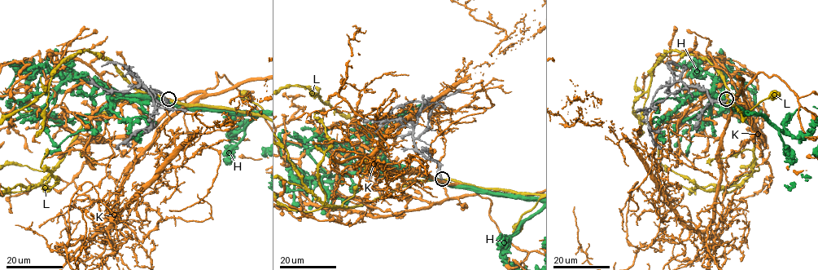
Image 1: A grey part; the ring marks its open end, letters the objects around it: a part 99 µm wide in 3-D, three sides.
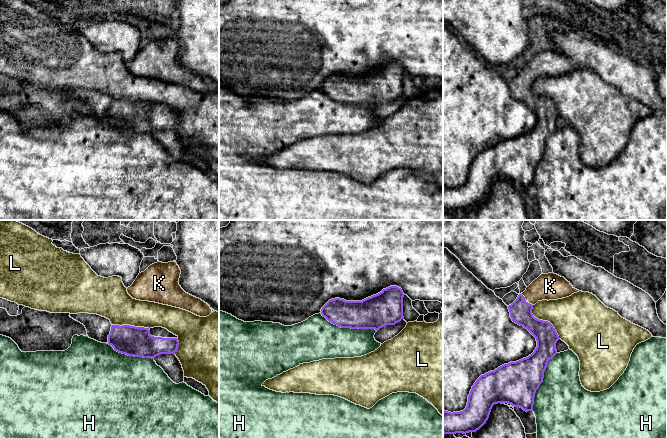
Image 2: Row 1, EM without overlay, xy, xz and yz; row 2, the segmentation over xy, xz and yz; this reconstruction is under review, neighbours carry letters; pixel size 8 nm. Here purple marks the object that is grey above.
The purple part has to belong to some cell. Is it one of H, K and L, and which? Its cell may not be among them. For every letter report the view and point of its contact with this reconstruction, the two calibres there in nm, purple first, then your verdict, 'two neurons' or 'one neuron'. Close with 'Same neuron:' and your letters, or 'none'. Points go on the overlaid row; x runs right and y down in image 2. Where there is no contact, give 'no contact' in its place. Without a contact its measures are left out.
H: contact yz (542, 381); calibres 340 and 460 nm; two neurons
K: contact yz (525, 300); calibres 180 and 220 nm; one neuron
L: contact yz (544, 321); calibres 180 and 360 nm; two neurons
Same neuron: K

